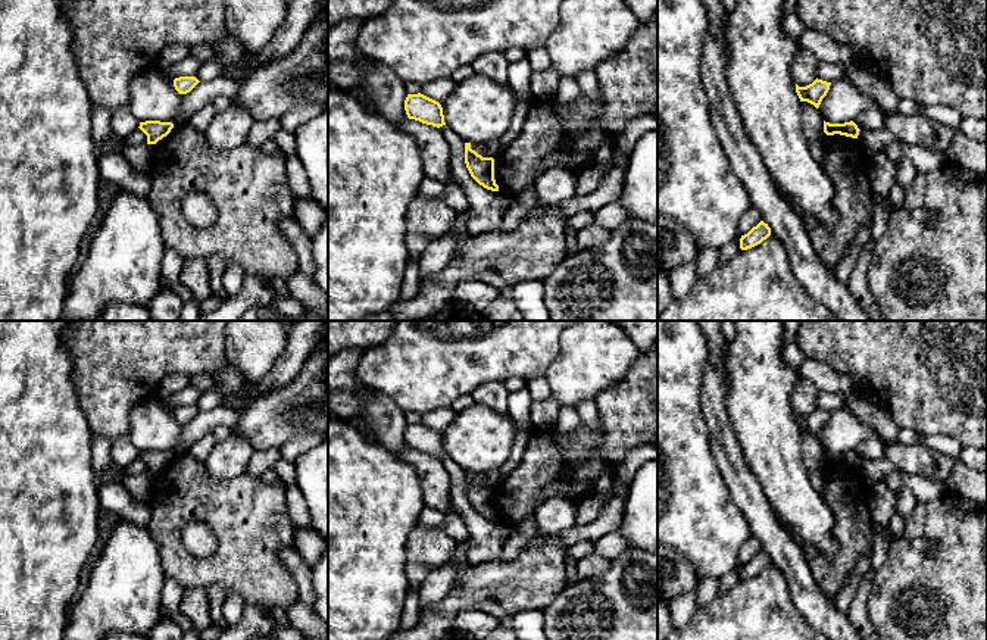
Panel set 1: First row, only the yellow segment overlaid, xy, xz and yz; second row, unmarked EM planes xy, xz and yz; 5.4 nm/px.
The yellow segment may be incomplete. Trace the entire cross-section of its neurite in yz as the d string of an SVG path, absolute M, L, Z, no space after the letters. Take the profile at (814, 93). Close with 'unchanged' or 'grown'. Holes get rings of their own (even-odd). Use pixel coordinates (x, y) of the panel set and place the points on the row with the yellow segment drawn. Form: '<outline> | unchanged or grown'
M816 78L812 84L809 84L806 87L799 87L796 84L796 93L797 93L800 102L808 102L818 109L822 99L827 96L830 85L831 85L831 82Z | unchanged

